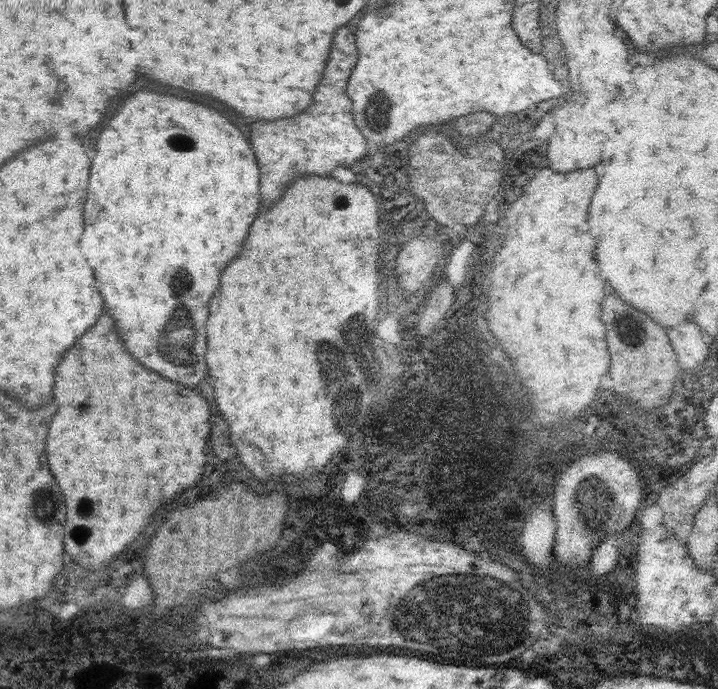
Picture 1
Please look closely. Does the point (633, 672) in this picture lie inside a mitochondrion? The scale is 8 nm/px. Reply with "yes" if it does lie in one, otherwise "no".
no

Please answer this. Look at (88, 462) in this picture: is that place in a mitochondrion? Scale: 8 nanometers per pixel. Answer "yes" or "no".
no

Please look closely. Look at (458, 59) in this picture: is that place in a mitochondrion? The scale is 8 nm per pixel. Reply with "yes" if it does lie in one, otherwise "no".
no

